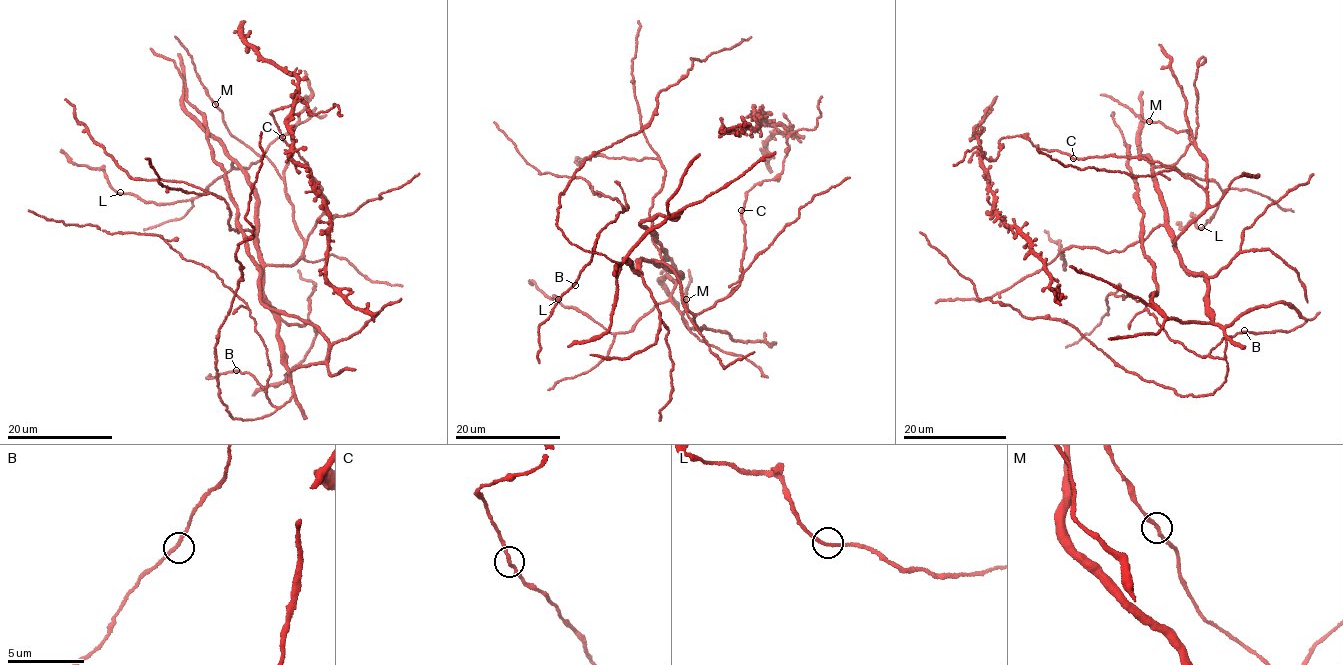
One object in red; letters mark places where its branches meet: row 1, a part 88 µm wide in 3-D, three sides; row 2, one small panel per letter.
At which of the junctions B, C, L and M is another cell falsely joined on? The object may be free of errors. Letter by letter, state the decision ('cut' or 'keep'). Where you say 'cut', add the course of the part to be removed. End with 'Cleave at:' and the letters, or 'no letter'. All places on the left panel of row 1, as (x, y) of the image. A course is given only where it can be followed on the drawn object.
B: keep
C: keep
L: keep
M: keep
Cleave at: no letter

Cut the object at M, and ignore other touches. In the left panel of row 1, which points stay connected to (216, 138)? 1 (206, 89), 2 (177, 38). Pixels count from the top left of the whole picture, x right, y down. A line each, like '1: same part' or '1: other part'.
1: other part
2: other part

